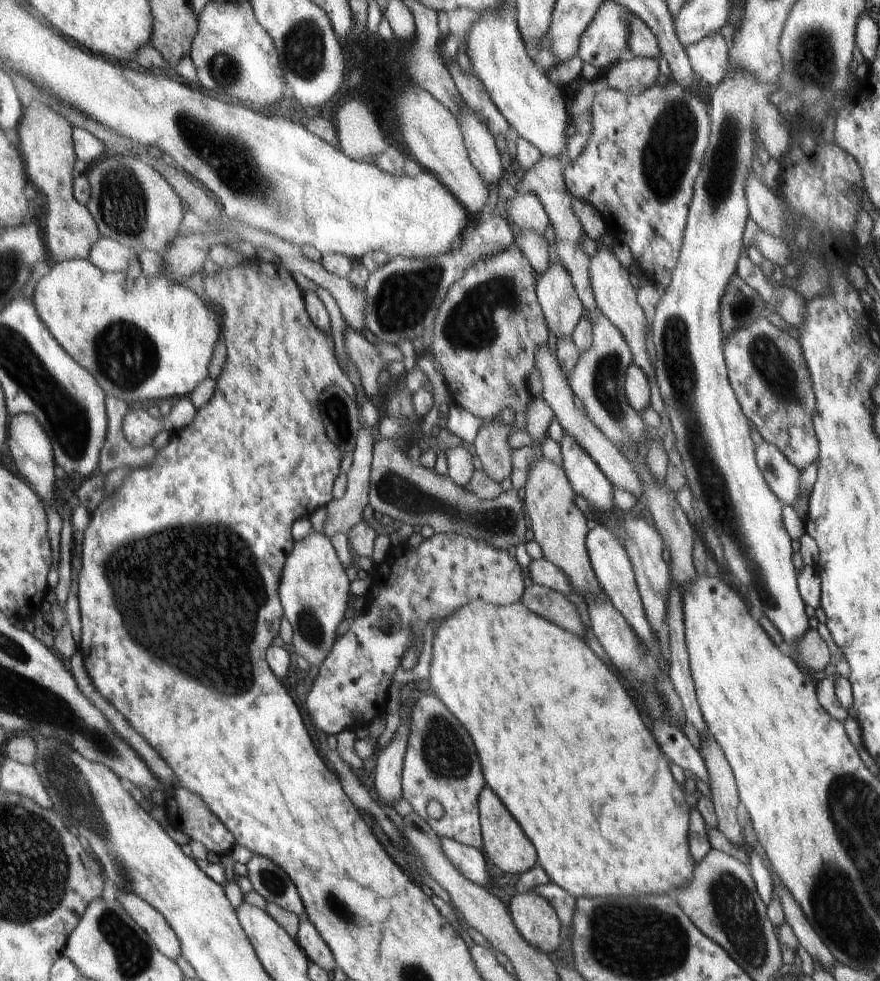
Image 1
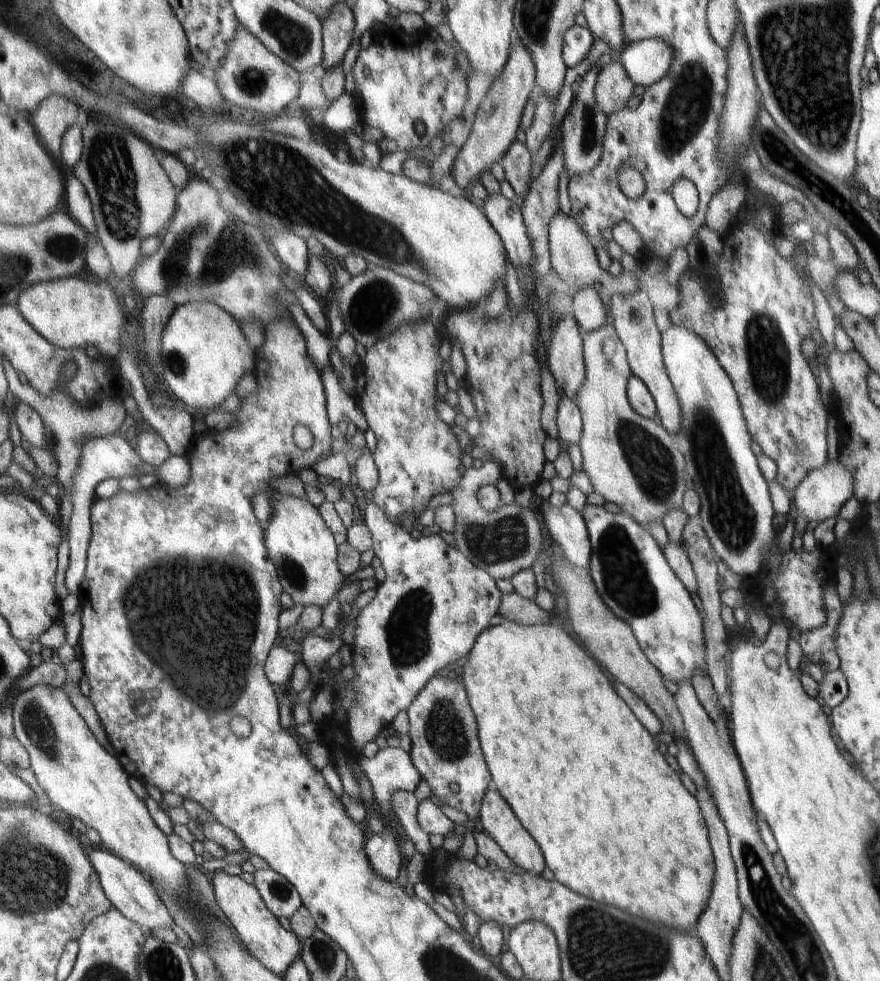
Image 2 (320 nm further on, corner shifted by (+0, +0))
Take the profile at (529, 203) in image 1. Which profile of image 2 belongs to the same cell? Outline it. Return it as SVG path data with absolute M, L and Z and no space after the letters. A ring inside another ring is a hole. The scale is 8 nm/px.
M559 213L550 220L548 224L548 246L550 250L551 268L563 280L564 288L575 291L585 287L594 287L598 282L610 292L610 294L628 294L639 289L639 277L641 274L636 272L623 272L623 274L614 278L606 271L600 268L596 248L588 242L587 236L578 228L578 224L572 220L571 216Z

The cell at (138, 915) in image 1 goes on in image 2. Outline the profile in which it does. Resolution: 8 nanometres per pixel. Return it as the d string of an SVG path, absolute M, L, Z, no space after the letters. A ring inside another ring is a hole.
M88 848L86 850L88 860L99 877L99 882L105 896L110 900L113 907L116 908L124 917L131 922L138 924L145 933L150 933L154 928L172 928L174 920L170 916L170 912L166 911L164 902L160 900L157 894L157 887L145 877L142 872L136 870L134 866L124 862L122 858L114 856L108 850L96 850L96 848Z

